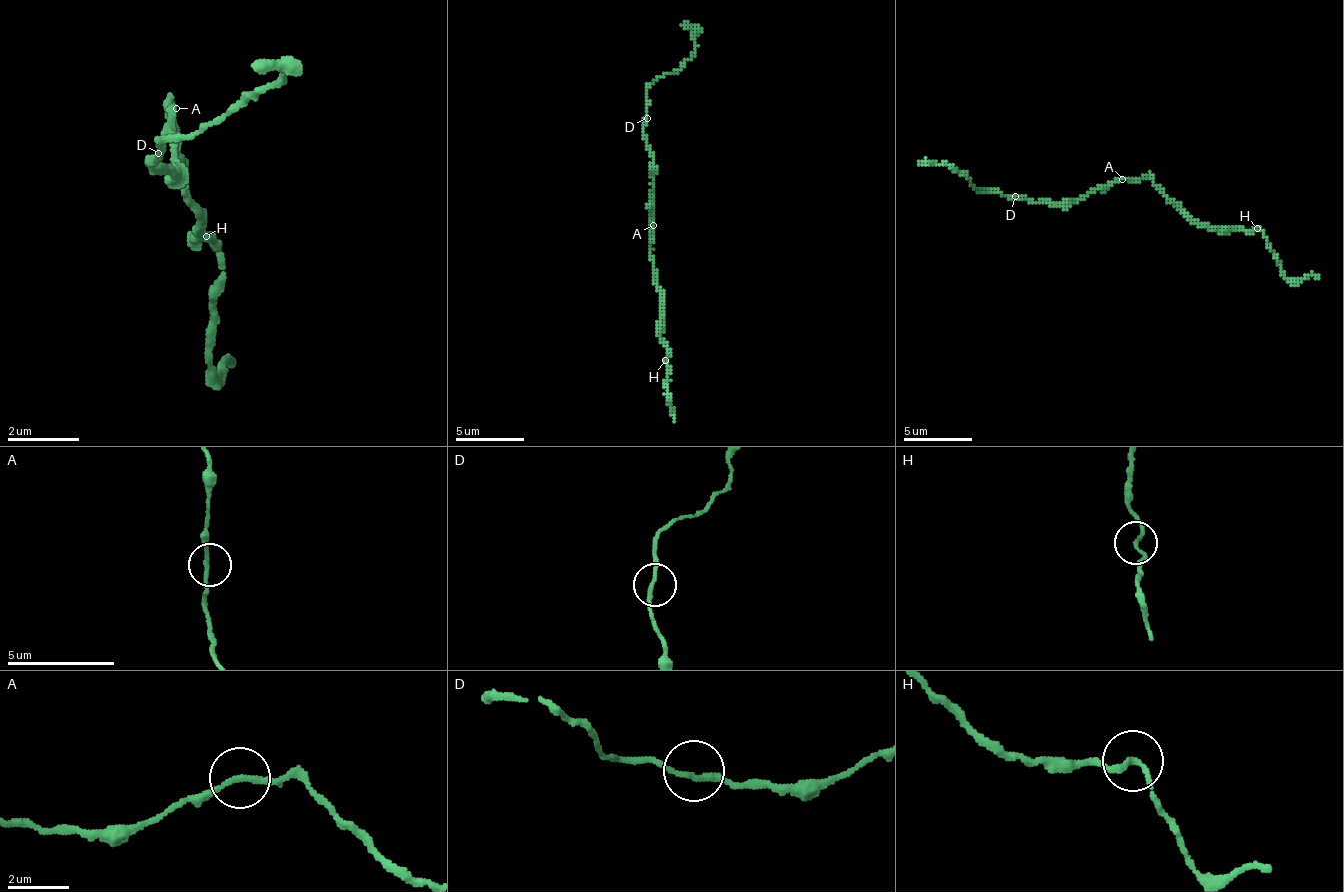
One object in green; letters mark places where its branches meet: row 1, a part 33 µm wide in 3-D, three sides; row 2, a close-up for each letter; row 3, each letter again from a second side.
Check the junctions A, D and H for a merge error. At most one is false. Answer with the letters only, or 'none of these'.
none of these

